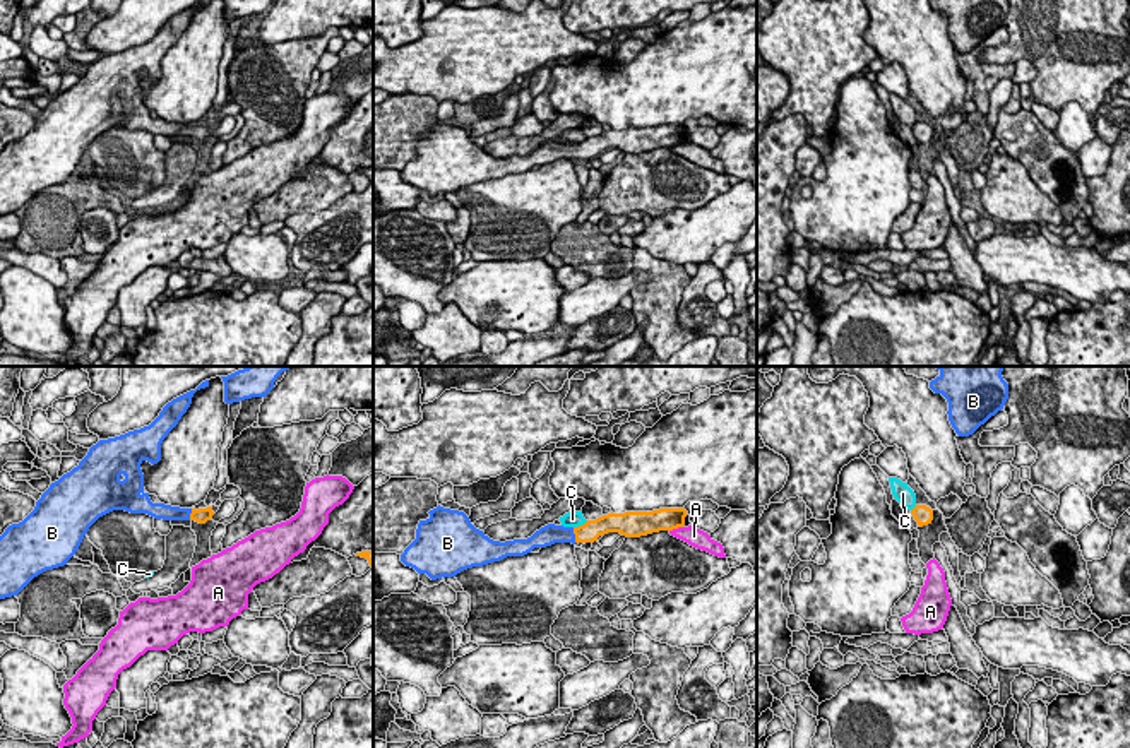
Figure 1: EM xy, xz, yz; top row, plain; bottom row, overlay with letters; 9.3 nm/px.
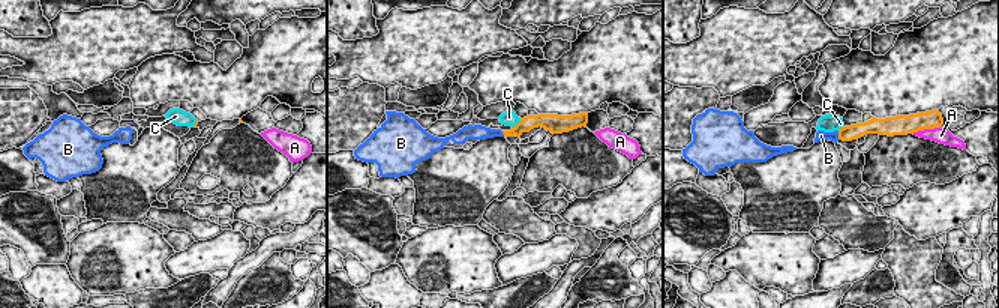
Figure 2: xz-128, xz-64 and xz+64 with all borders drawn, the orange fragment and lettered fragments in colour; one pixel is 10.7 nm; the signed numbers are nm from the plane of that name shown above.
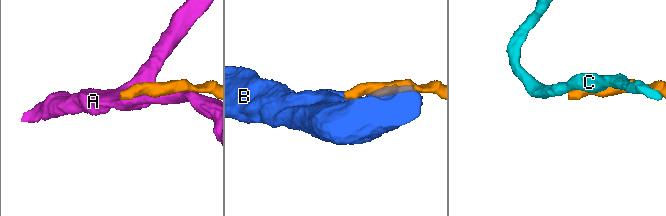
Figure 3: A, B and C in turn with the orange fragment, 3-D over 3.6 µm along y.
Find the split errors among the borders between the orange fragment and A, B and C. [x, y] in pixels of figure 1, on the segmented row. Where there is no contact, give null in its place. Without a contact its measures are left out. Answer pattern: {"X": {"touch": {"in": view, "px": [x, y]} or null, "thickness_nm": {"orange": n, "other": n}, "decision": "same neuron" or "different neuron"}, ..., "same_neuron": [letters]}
{"A": {"touch": {"in": "xz", "px": [675, 528]}, "thickness_nm": {"orange": 220, "other": 170}, "decision": "different neuron"}, "B": {"touch": {"in": "xz", "px": [574, 533]}, "thickness_nm": {"orange": 190, "other": 190}, "decision": "same neuron"}, "C": {"touch": {"in": "xz", "px": [581, 526]}, "thickness_nm": {"orange": 190, "other": 160}, "decision": "different neuron"}, "same_neuron": ["B"]}

